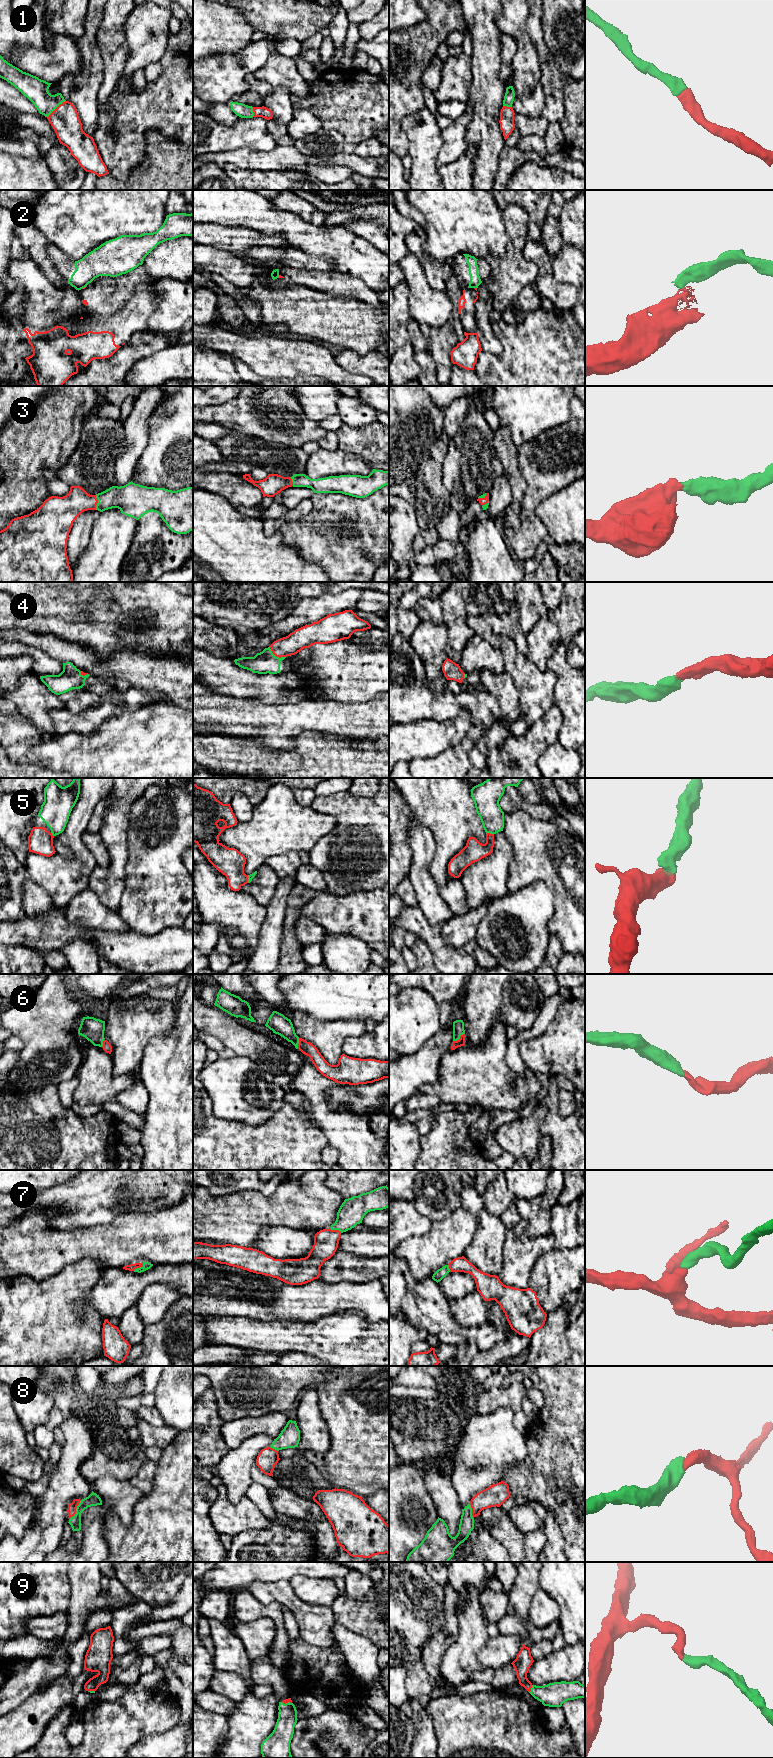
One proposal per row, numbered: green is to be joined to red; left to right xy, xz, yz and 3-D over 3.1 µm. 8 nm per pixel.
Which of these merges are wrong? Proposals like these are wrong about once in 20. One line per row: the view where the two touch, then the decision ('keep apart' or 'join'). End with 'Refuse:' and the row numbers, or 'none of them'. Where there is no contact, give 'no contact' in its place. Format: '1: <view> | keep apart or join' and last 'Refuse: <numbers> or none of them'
1: xy | join
2: xy | keep apart
3: xy | join
4: xz | join
5: yz | join
6: yz | join
7: xy | join
8: xy | join
9: yz | join
Refuse: 2

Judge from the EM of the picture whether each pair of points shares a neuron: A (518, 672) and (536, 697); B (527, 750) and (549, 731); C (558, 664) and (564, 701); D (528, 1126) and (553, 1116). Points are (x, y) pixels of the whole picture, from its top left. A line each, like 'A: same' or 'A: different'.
A: same
B: same
C: same
D: different

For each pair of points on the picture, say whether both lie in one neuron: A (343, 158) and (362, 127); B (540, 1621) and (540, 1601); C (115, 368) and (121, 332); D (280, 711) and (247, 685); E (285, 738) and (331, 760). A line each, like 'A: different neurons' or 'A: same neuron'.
A: different neurons
B: same neuron
C: different neurons
D: different neurons
E: different neurons

